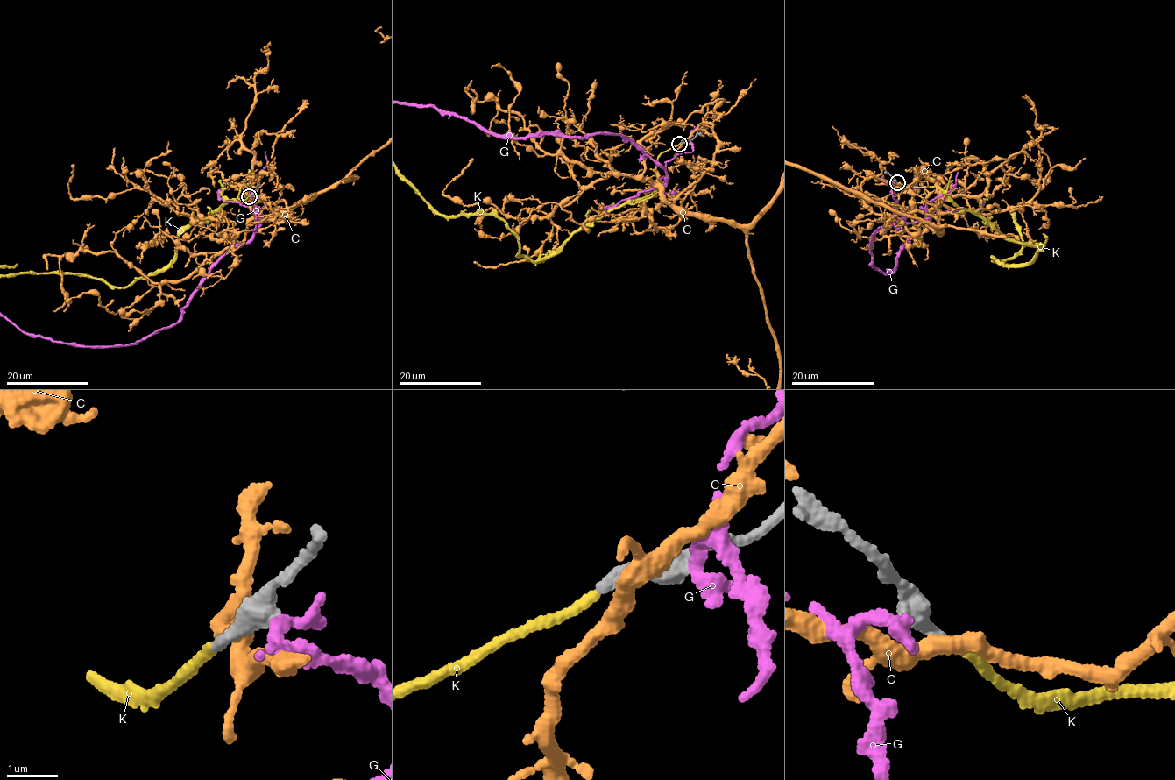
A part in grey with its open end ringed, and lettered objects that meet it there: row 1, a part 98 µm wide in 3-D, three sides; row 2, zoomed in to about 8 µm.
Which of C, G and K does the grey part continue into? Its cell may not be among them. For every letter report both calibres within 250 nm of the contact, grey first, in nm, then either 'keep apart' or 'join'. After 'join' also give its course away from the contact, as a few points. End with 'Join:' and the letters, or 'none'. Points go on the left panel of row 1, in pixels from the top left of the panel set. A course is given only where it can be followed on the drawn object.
C: calibres 380 and 300 nm; keep apart
G: calibres 360 and 320 nm; keep apart
K: calibres 240 and 170 nm; join; course (249, 195), (237, 196), (244, 186), (251, 189), (190, 224), (169, 263), (129, 286)
Join: K

